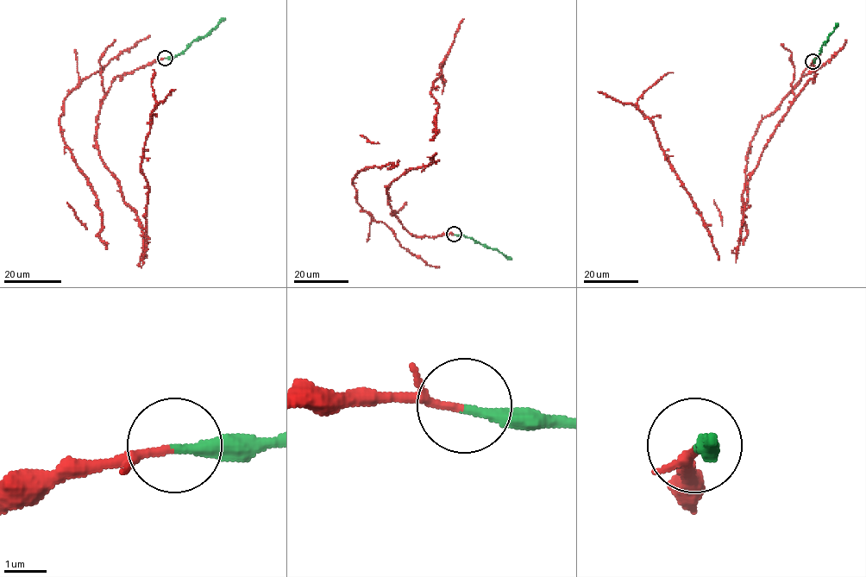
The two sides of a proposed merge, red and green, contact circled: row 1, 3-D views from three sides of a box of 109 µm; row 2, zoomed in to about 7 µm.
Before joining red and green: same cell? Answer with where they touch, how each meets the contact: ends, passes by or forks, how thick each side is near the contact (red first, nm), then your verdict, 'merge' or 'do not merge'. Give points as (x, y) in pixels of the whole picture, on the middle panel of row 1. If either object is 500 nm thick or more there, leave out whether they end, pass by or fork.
place (454, 234); red ends; green ends; calibres 180 and 260 nm; merge

